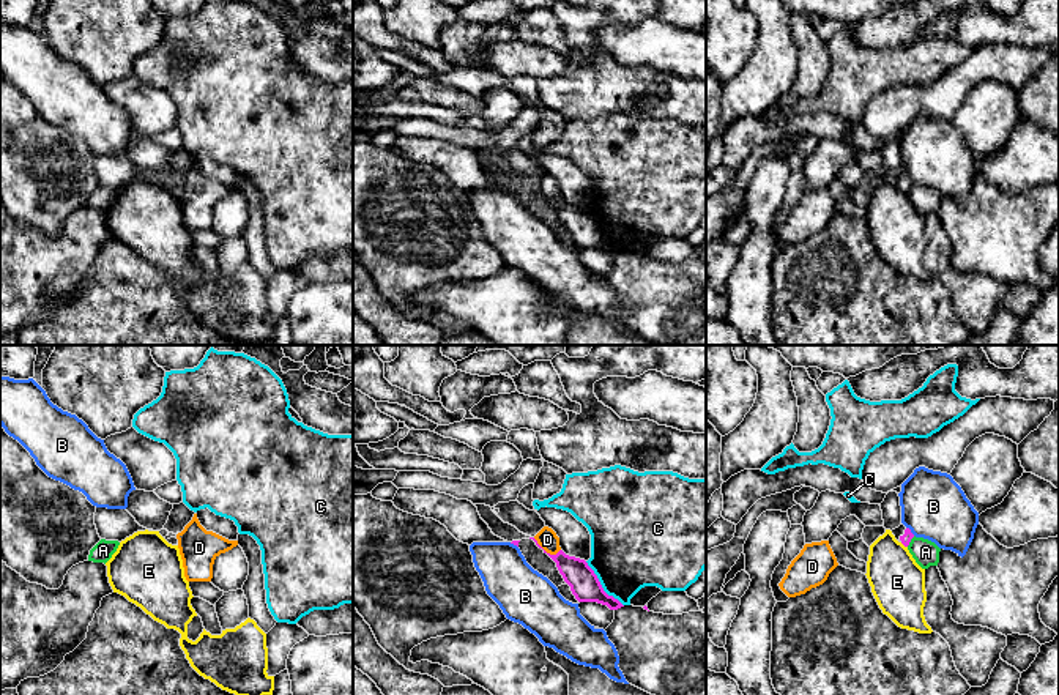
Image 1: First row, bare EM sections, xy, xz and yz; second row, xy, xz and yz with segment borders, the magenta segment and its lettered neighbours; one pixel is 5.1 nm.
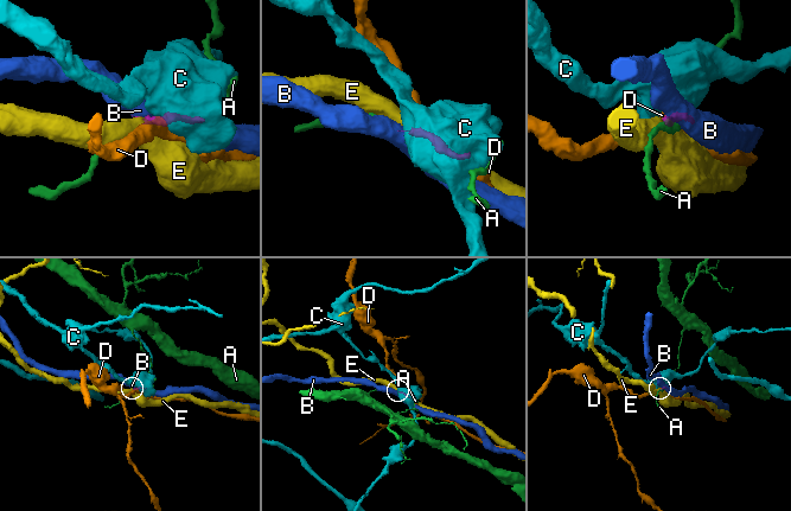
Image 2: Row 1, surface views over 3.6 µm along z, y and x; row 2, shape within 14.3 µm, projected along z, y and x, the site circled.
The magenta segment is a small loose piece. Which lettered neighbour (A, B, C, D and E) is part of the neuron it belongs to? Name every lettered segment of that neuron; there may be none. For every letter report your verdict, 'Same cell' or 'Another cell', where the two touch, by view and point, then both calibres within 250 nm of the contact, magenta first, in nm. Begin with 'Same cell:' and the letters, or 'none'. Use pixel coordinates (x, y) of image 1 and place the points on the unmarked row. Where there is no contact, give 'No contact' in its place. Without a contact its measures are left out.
Same cell: none
A: Another cell. Touches magenta at yz (910, 188). Thickness 50 nm (magenta) against 130 nm
B: Another cell. Touches magenta at yz (910, 178). Thickness 50 nm (magenta) against 340 nm
C: Another cell. Touches magenta at xz (601, 232). Thickness 150 nm (magenta) against 420 nm
D: Another cell. Touches magenta at xz (546, 199). Thickness 150 nm (magenta) against 100 nm
E: Another cell. Touches magenta at yz (903, 191). Thickness 50 nm (magenta) against 280 nm

